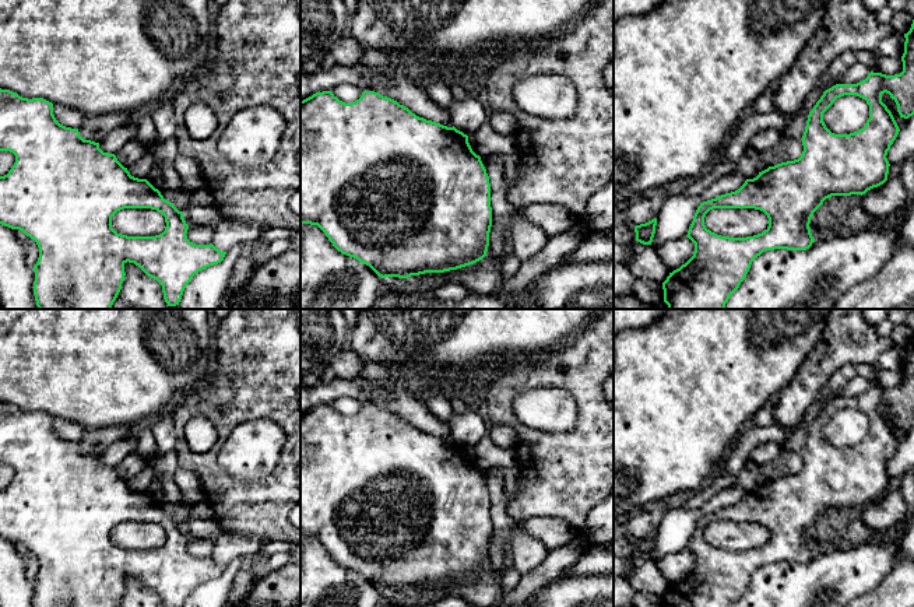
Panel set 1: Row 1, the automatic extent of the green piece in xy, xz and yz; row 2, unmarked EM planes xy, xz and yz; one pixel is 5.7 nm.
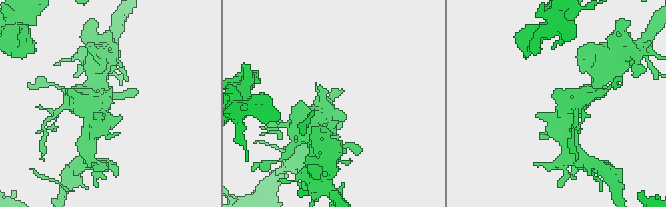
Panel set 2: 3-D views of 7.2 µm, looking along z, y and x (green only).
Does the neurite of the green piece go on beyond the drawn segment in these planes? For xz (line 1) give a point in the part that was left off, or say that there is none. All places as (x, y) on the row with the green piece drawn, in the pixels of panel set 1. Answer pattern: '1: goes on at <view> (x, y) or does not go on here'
1: does not go on here

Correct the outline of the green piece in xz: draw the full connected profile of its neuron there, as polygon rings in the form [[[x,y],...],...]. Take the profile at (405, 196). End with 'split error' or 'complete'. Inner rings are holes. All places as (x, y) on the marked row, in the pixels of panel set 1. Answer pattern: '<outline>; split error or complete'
[[[331,91],[316,92],[300,101],[300,224],[317,225],[338,252],[369,266],[382,278],[457,270],[486,256],[492,227],[489,176],[481,157],[472,151],[468,136],[454,126],[447,127],[419,117],[397,101],[375,91],[363,91],[351,103],[340,101]]]; complete

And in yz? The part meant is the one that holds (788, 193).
[[[914,20],[904,34],[904,53],[901,56],[903,71],[894,76],[871,71],[857,84],[836,84],[826,90],[808,115],[802,136],[804,151],[798,159],[769,166],[735,192],[721,194],[700,203],[688,231],[688,238],[695,243],[693,256],[679,269],[669,273],[662,283],[664,302],[668,309],[724,309],[730,297],[745,280],[752,262],[766,250],[787,249],[806,250],[815,242],[811,234],[813,213],[832,196],[865,194],[868,190],[887,180],[889,161],[886,158],[890,145],[900,129],[882,102],[886,92],[897,105],[900,117],[914,115]],[[844,95],[857,95],[869,105],[869,119],[862,129],[850,134],[832,133],[823,113],[833,102]],[[713,208],[755,208],[769,218],[769,227],[757,235],[746,238],[721,236],[704,225],[706,214]]]; complete

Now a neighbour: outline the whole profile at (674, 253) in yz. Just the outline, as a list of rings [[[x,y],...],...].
[[[682,236],[657,246],[655,250],[665,269],[672,273],[693,256],[695,243],[688,236]]]

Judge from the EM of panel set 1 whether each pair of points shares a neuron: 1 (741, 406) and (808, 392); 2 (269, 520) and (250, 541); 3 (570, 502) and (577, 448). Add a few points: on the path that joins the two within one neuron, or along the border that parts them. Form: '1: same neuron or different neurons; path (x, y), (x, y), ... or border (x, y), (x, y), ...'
1: different neurons; border (794, 374), (772, 397)
2: different neurons; border (224, 529), (232, 533), (256, 534), (269, 541)
3: same neuron; path (570, 488), (570, 474), (577, 467), (577, 462)

